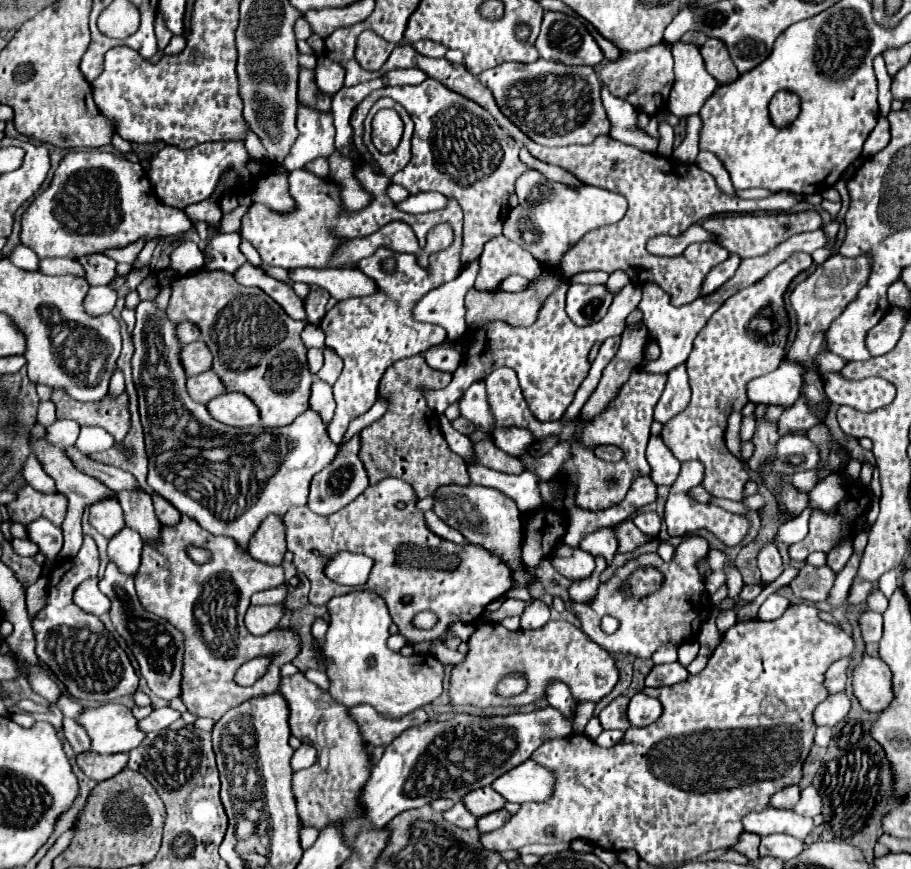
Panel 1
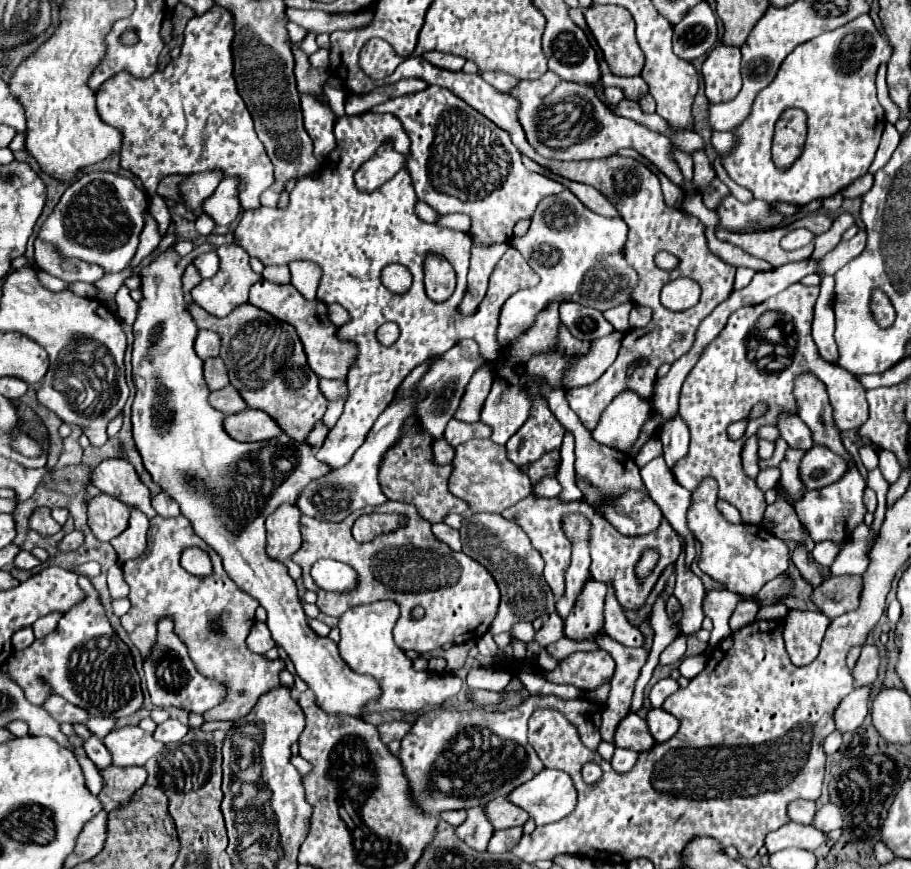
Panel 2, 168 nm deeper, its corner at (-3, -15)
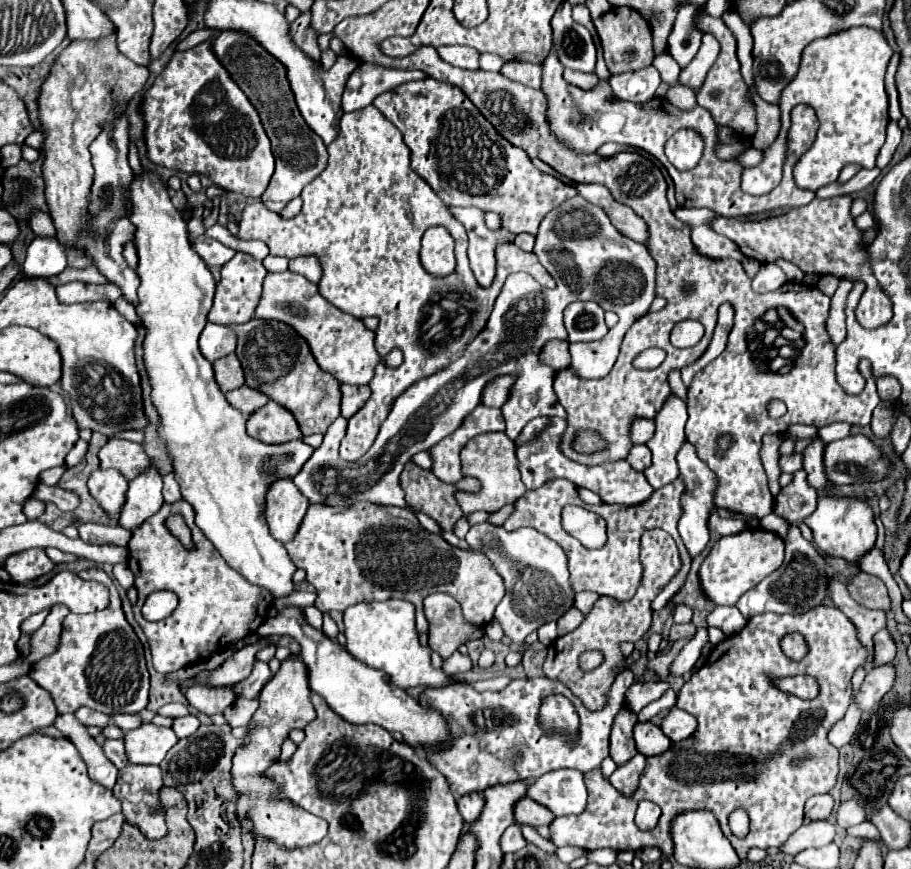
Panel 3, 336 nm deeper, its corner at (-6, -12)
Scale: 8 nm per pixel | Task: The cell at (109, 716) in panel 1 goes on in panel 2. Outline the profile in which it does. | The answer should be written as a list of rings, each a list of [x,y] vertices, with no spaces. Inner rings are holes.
[[[121,727],[111,731],[103,739],[105,747],[113,755],[113,765],[129,767],[129,765],[145,765],[151,757],[159,755],[165,747],[163,743],[155,741],[151,733],[145,733],[141,727]]]

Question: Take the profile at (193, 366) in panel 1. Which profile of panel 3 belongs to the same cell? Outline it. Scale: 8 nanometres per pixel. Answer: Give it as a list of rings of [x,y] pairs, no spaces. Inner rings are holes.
[[[236,354],[224,356],[224,358],[216,360],[212,366],[214,366],[216,382],[222,392],[230,392],[244,384],[244,372],[242,372],[242,366],[240,366]]]

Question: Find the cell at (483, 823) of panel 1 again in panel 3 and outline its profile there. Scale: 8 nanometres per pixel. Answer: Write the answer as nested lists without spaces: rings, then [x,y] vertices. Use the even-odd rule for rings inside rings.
[[[518,824],[508,826],[508,828],[504,830],[502,838],[500,838],[500,848],[502,848],[502,852],[516,852],[516,850],[520,850],[520,848],[524,848],[524,846],[526,846],[526,840],[524,840],[524,836],[522,836],[520,826],[518,826]]]

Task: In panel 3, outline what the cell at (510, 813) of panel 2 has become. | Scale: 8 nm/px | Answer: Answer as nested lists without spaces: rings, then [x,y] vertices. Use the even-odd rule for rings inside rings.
[[[530,798],[518,800],[514,804],[514,820],[516,824],[528,824],[528,826],[548,826],[554,820],[554,814],[548,808],[542,808]]]

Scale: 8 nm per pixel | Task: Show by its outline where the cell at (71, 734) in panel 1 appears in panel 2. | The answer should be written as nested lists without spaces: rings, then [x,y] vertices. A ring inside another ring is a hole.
[[[91,737],[91,739],[85,741],[83,747],[85,747],[87,757],[89,757],[89,759],[99,767],[99,769],[105,769],[105,767],[111,765],[111,753],[109,753],[109,749],[103,745],[101,739]]]

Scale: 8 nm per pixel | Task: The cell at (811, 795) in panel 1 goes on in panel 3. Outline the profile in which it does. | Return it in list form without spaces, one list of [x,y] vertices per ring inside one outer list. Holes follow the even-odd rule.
[[[846,800],[846,802],[840,802],[838,806],[838,812],[836,812],[836,822],[838,826],[842,828],[848,828],[848,826],[854,826],[854,824],[860,824],[864,822],[866,816],[864,816],[864,810],[858,802],[854,800]]]

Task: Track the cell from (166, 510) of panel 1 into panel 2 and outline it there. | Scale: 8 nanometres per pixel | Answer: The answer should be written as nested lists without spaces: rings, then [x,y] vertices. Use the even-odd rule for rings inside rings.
[[[159,493],[151,499],[153,503],[153,509],[159,513],[159,515],[165,515],[165,517],[173,517],[173,515],[179,515],[179,505],[175,503],[175,499],[171,499],[167,493]]]

